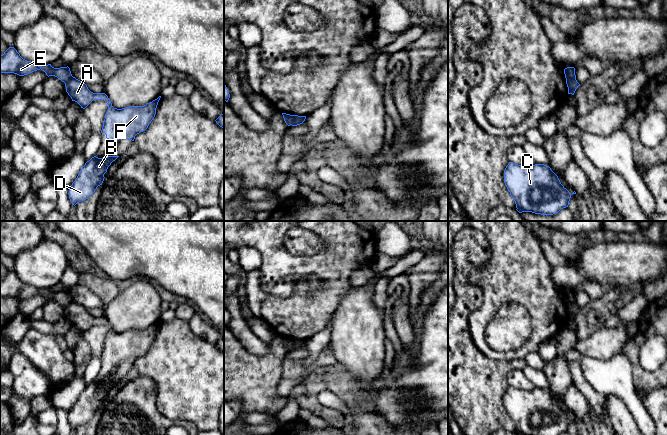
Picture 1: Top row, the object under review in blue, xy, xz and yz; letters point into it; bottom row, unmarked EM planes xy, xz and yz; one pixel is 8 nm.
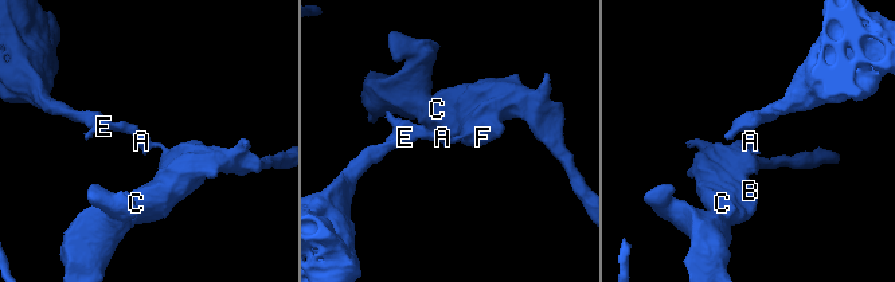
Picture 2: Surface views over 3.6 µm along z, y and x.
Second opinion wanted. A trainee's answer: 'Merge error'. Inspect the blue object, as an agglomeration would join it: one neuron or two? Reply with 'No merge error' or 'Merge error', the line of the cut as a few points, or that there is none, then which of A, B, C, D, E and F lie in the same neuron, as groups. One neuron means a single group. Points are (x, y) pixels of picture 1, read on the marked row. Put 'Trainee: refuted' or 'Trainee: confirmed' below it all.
Merge error. Split along xz (293, 115), (290, 124). Groups: A B C D F / E
Trainee: confirmed

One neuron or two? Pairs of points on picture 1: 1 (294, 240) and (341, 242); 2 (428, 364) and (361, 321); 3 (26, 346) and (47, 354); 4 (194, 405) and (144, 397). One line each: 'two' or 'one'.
1: two
2: two
3: one
4: two

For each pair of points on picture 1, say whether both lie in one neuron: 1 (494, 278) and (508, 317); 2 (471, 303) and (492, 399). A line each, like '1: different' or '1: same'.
1: different
2: same

